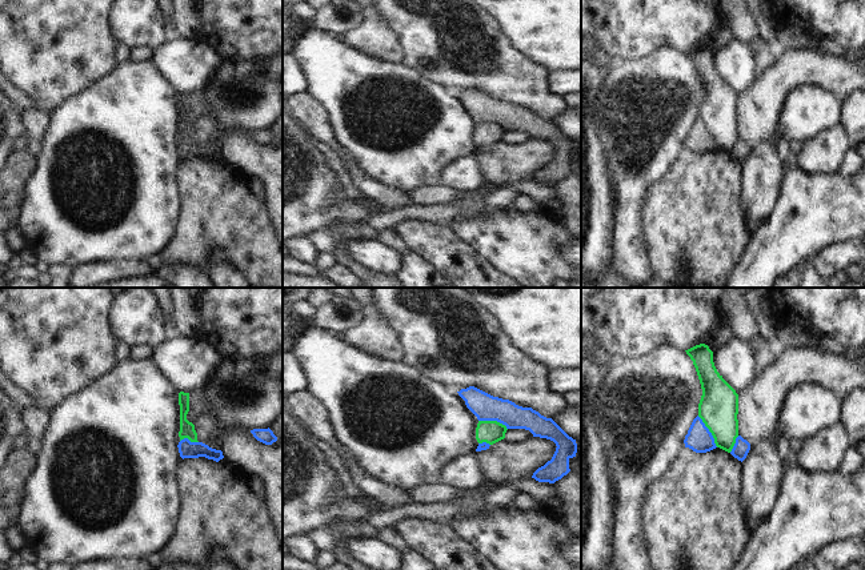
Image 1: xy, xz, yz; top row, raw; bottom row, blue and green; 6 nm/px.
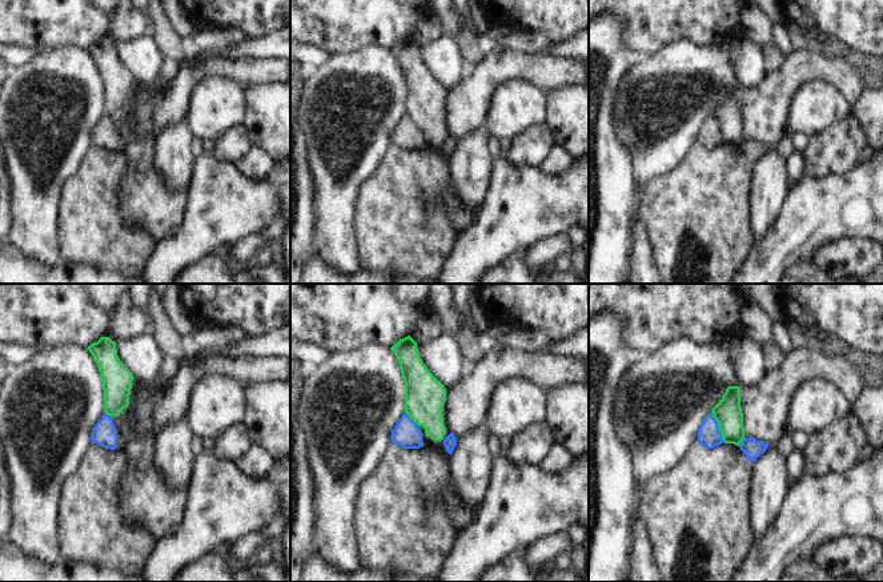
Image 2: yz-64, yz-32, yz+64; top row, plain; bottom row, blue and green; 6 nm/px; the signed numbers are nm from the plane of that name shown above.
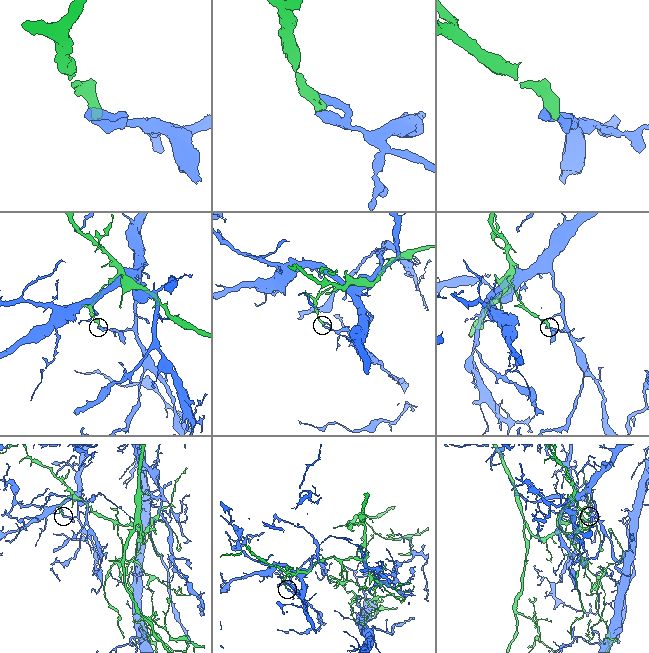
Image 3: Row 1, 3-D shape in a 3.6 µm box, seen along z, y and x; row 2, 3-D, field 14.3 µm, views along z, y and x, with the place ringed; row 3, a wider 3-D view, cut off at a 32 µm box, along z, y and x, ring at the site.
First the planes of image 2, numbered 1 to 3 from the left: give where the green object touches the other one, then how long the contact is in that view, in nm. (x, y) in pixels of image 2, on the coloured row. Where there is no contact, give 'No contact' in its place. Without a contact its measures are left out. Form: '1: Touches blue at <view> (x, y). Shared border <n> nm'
1: Touches blue at yz-64 (107, 414). Shared border 50 nm
2: Touches blue at yz-32 (410, 418). Shared border 120 nm
3: Touches blue at yz+64 (718, 428). Shared border 190 nm

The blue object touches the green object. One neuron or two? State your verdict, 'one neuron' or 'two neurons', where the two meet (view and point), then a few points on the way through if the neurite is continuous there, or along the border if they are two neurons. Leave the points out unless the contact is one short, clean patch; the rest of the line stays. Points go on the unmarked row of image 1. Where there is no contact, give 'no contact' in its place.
two neurons; meets blue in yz at (709, 133)

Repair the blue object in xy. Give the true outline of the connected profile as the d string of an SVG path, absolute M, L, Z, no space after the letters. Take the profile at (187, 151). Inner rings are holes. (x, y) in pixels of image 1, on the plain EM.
M184 140L177 146L180 158L184 160L199 160L205 158L208 161L213 161L219 164L224 160L221 152L216 152L209 149L203 144L191 144L188 140Z

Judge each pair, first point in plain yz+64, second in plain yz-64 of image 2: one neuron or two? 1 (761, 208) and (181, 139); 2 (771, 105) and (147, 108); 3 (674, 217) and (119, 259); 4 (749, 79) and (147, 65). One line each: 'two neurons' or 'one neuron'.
1: one neuron
2: two neurons
3: one neuron
4: one neuron

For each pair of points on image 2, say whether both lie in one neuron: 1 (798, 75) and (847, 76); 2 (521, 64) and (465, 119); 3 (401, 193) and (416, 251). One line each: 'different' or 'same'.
1: same
2: same
3: same

